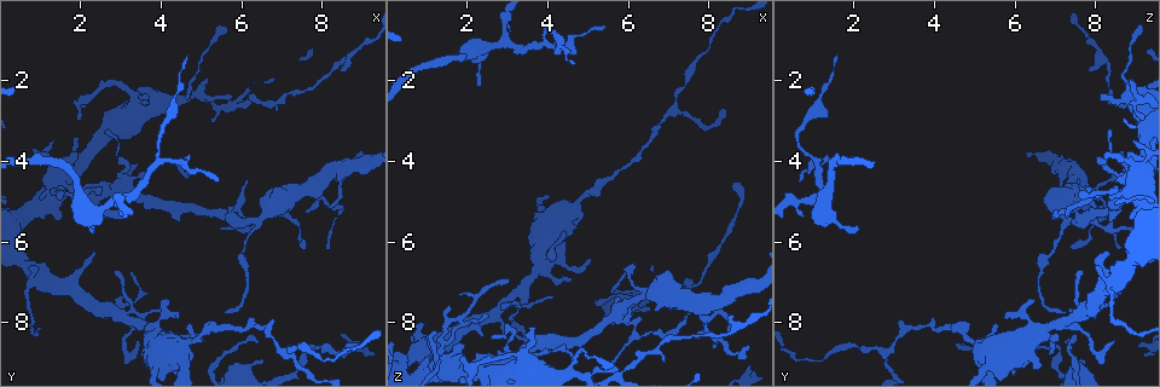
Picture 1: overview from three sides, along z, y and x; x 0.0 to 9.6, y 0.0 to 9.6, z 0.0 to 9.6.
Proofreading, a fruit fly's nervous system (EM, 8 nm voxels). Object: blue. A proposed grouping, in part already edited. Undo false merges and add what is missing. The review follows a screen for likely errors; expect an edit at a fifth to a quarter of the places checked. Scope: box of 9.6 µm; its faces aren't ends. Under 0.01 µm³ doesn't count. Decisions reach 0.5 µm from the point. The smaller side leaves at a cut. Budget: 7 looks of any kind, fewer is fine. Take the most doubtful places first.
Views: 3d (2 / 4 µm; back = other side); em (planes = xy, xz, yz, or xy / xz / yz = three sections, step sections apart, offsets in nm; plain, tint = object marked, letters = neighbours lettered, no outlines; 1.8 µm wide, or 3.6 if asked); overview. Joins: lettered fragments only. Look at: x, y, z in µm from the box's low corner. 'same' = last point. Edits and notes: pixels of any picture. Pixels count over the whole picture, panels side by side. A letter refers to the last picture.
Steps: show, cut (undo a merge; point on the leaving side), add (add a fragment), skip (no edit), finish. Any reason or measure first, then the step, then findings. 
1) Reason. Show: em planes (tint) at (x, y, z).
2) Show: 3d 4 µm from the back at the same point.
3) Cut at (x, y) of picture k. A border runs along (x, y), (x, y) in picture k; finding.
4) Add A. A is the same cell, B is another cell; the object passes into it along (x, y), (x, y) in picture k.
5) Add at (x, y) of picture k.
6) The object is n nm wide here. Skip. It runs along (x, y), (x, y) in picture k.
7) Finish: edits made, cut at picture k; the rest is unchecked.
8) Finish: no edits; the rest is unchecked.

Sudden change in width. Show: em planes (tint) at (2.10, 5.25, 1.25).

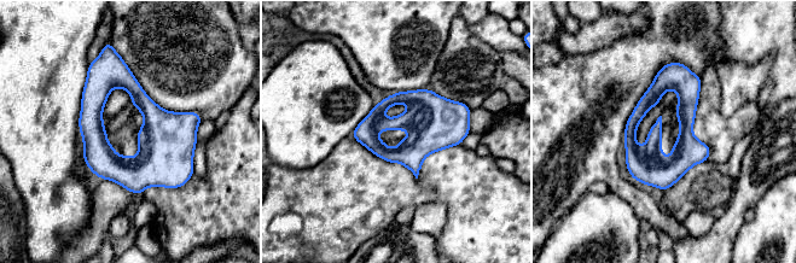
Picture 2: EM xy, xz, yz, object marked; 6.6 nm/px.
See the neighbours. Show: em planes (letters) at the same point.

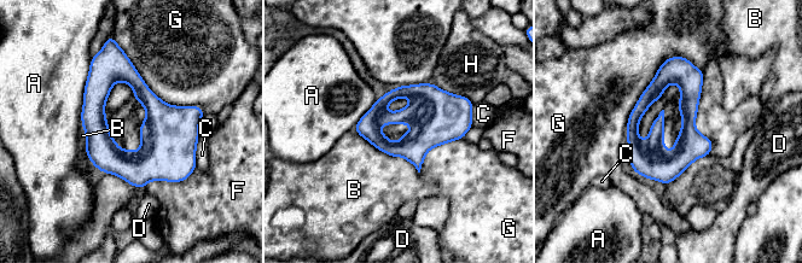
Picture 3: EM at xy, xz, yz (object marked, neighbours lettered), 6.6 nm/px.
Skip. A, B, C, D, F, G and H are other cells; a border runs along (704, 72), (695, 127), (709, 155) in picture 3; one neuron here.

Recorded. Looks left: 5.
Small branch off a trunk. Show: 3d 2 µm at (3.10, 4.75, 9.00).

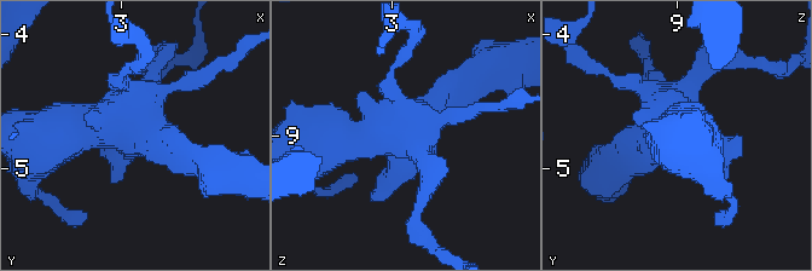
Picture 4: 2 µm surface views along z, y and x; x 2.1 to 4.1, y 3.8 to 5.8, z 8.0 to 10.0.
Shape alone is not enough. Show: em planes (letters) at (3.08, 4.68, 9.02).

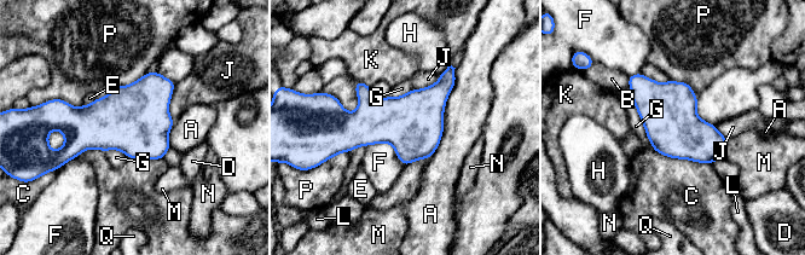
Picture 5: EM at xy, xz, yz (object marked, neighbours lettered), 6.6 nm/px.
Skip. A, B, C, D, E, F, G, H, J, K, L, M, N, P and Q are other cells; a border runs along (365, 145), (388, 143), (404, 166) in picture 5; one neuron here.

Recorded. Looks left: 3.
Branch stops here. Show: 3d 4 µm at (5.60, 0.60, 9.05).

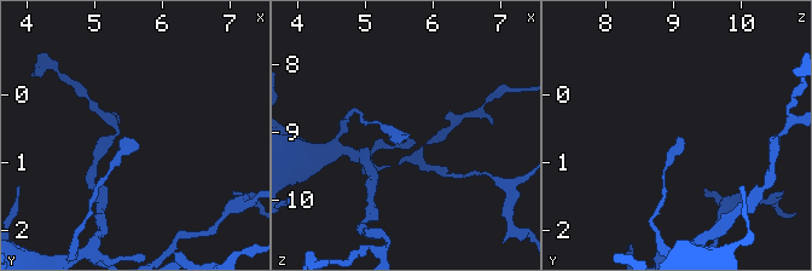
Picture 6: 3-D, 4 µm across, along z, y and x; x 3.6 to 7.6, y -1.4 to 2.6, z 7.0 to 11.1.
Show: em 3.6 µm xy step 4 (tint) at (5.50, 0.65, 9.05).

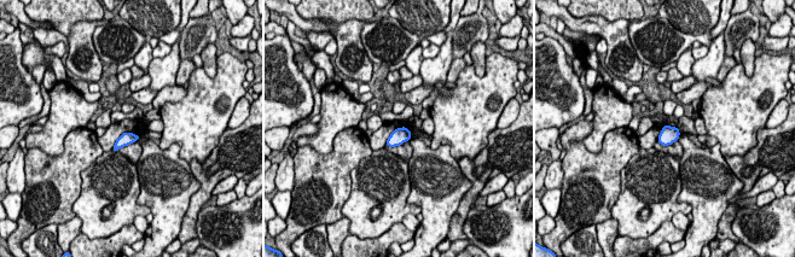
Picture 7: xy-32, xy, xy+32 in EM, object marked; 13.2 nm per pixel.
Show: em 3.6 µm planes (letters) at the same point.

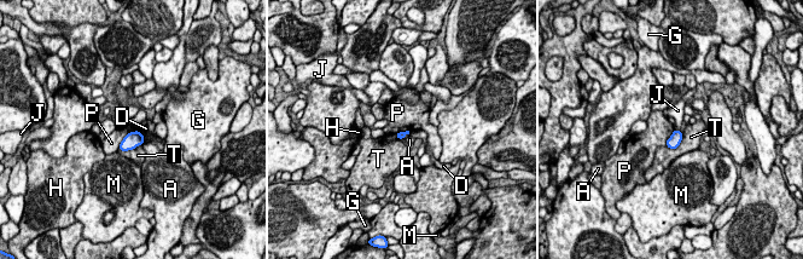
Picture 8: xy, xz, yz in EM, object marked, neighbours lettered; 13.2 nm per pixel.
Skip. A, D, G, H, J, M, P and T are other cells; a border runs along (138, 130), (131, 131), (117, 148) in picture 8; none of them fits.

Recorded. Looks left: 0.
Finish: no edits; the rest is unchecked.

